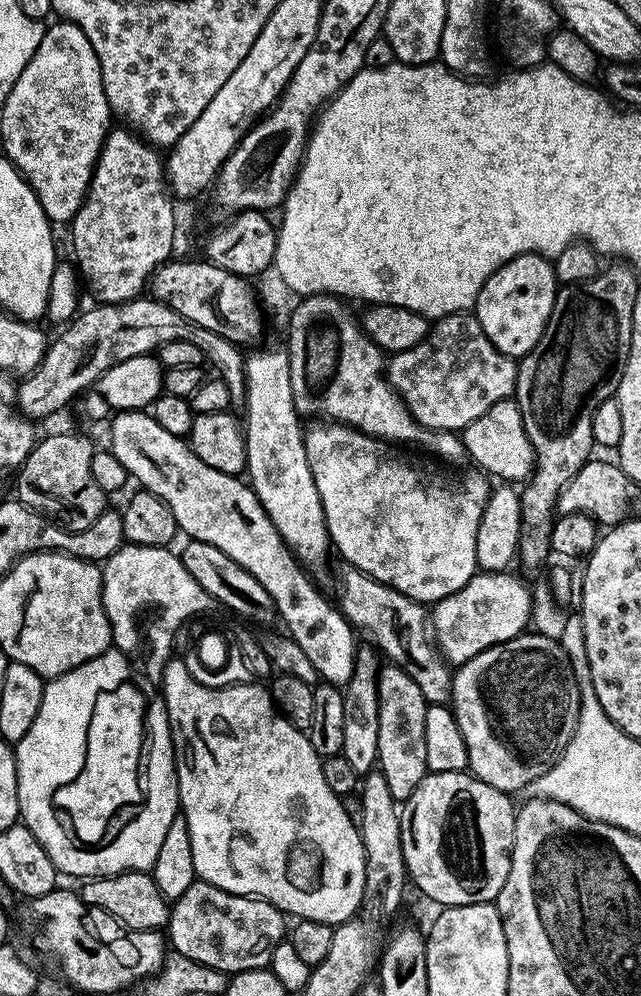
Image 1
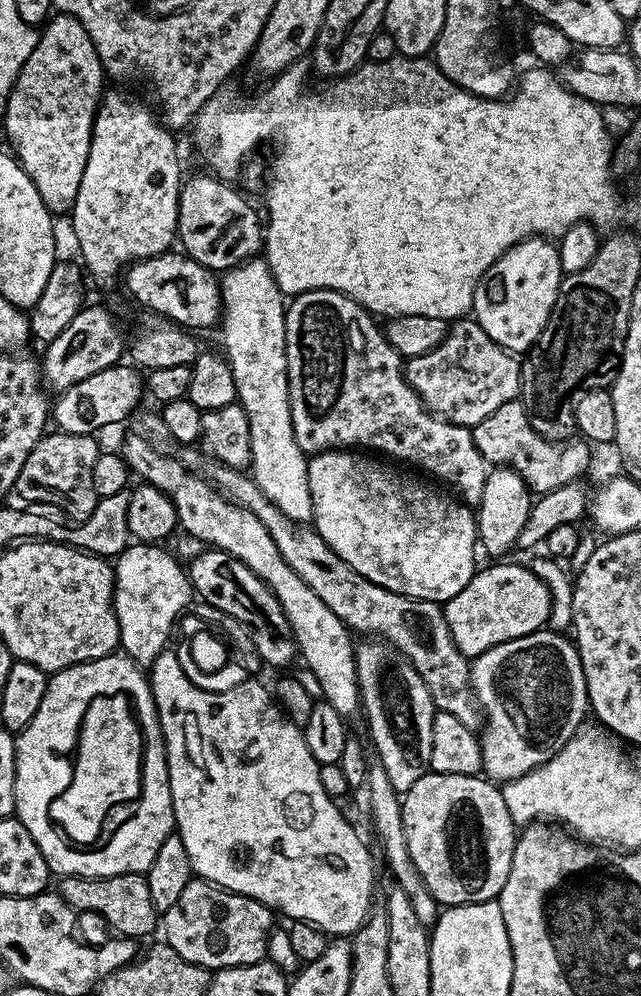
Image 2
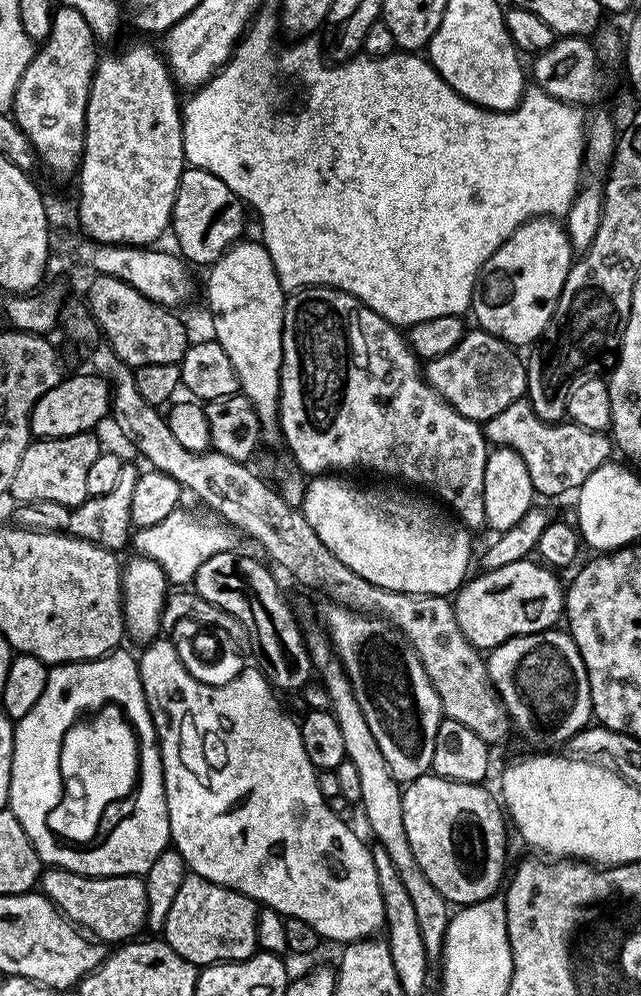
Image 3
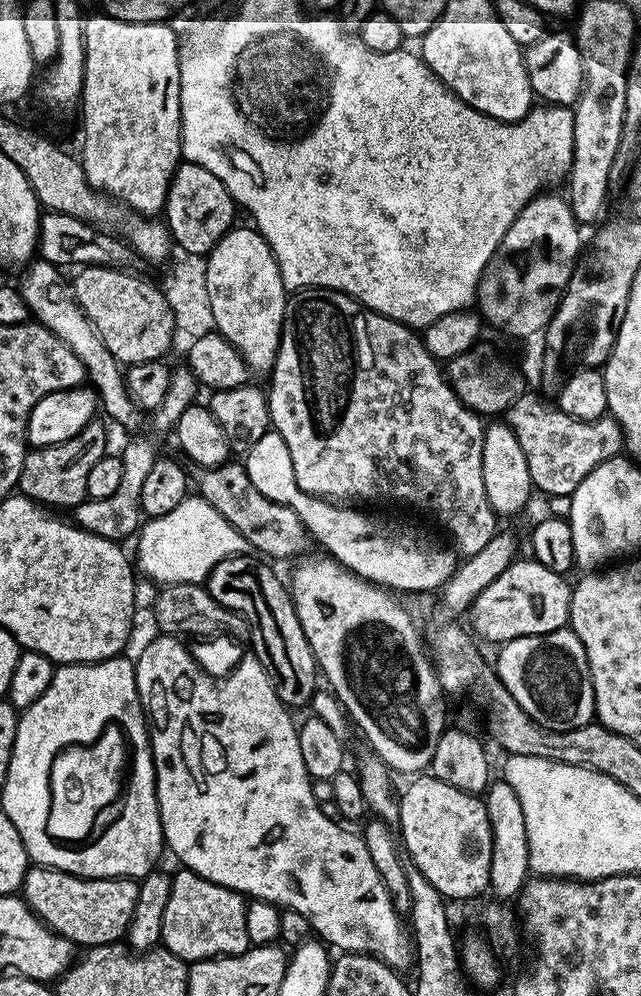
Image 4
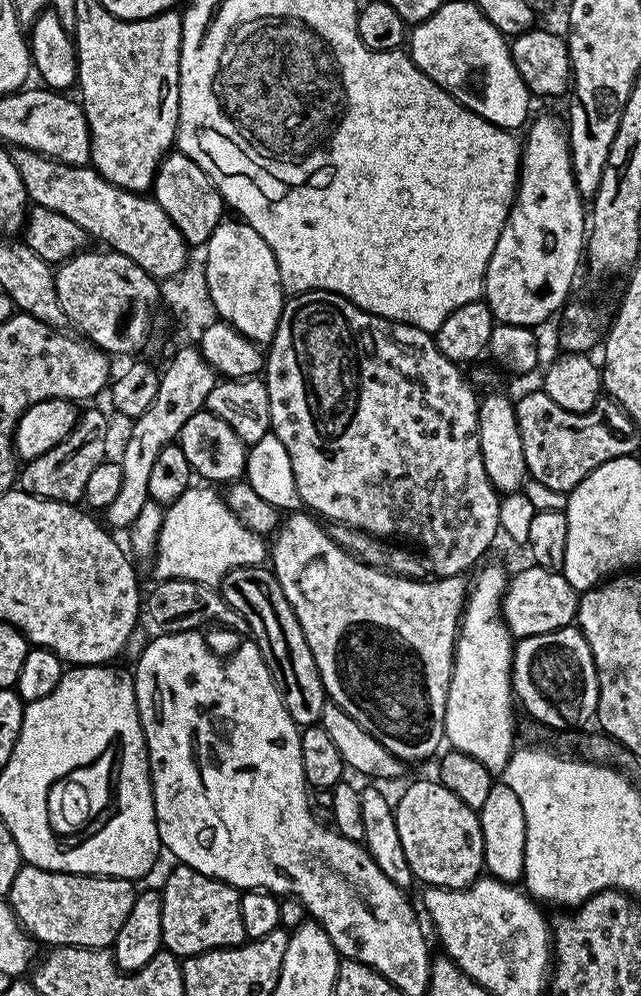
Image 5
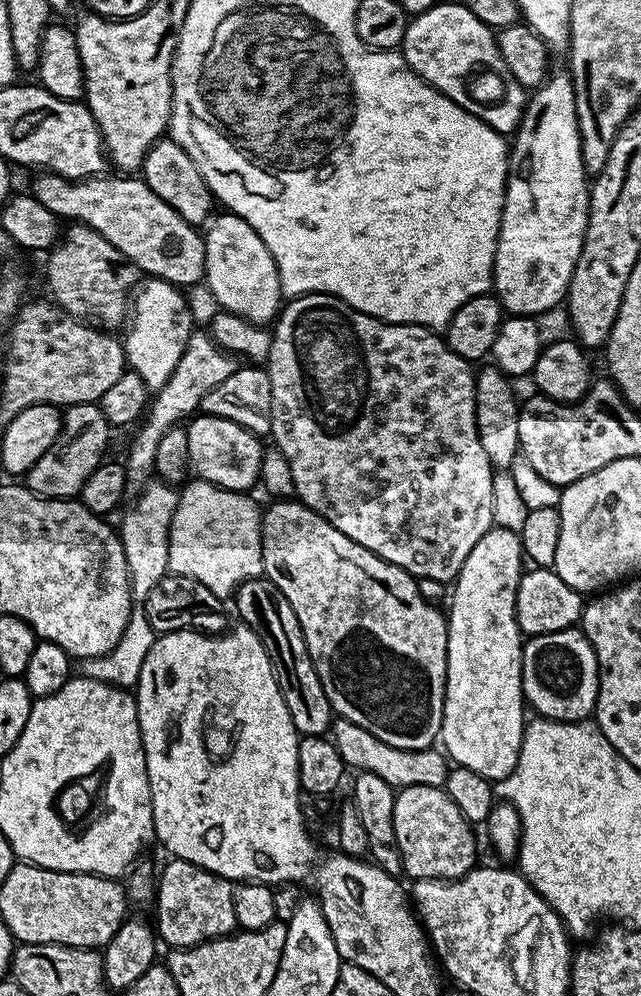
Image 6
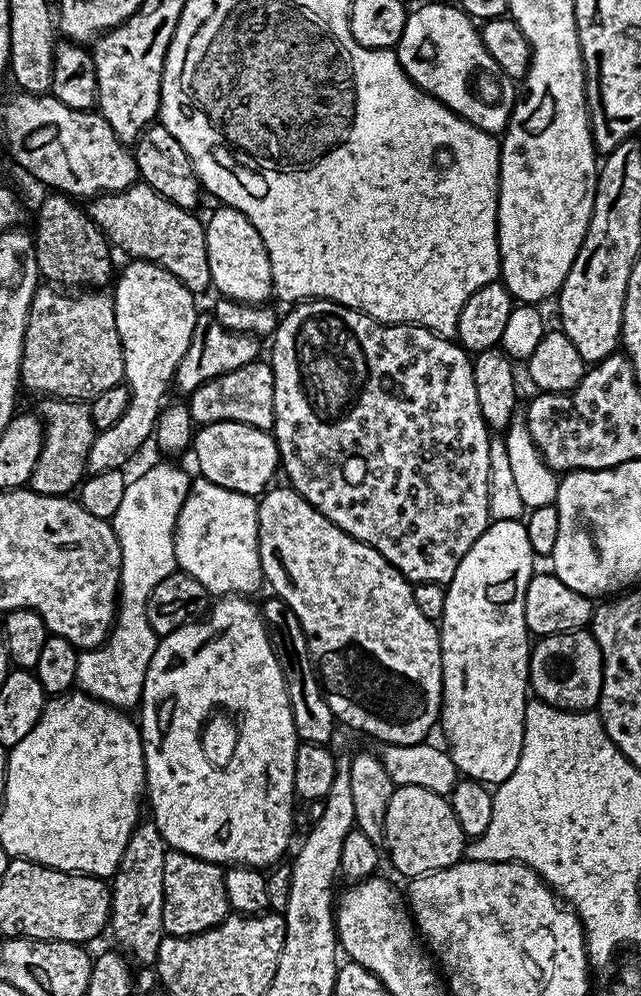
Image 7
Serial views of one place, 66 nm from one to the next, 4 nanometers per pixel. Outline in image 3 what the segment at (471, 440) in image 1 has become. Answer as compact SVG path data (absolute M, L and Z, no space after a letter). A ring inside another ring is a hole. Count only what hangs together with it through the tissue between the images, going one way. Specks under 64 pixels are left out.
M526 398L510 402L502 414L494 414L483 425L484 435L489 445L498 448L509 448L511 452L516 452L522 462L526 462L526 470L530 470L530 482L534 490L541 497L543 496L560 496L563 492L575 493L604 464L609 463L611 452L614 452L614 444L611 439L603 432L591 432L582 426L571 422L549 422L538 418L534 414L534 406Z

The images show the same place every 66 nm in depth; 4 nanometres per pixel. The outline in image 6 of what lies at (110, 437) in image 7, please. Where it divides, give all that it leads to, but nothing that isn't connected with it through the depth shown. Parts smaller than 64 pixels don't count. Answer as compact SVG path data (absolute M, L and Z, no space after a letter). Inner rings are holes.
M155 278L145 281L144 285L141 283L135 289L136 300L134 296L130 304L130 319L126 324L128 333L122 336L122 343L127 367L142 378L147 388L155 390L161 388L174 372L178 358L182 358L182 350L186 350L186 342L192 337L194 325L192 312L177 285Z

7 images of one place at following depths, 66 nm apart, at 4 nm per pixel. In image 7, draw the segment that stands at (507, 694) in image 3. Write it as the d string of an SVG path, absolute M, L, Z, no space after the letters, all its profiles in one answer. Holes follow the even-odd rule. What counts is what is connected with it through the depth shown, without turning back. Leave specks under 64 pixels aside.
M591 631L559 632L539 637L531 645L528 682L535 699L568 712L592 710L599 705L603 681L602 654Z

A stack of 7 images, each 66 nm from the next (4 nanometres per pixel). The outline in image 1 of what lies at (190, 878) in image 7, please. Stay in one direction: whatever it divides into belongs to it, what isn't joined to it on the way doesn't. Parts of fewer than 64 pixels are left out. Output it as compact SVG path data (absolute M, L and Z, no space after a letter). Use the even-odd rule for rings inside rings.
M198 878L192 883L190 890L186 890L186 894L182 894L182 898L171 905L166 940L172 952L182 954L202 966L210 966L225 974L249 972L271 965L272 951L286 940L284 920L286 921L285 913L279 912L268 900L255 896L239 896Z

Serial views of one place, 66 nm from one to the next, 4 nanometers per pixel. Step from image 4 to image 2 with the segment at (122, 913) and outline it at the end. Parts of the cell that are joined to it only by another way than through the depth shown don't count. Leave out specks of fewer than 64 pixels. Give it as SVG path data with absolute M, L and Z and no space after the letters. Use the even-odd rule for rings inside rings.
M143 873L106 877L63 877L58 887L59 895L75 911L100 914L117 932L127 939L140 940L158 928L158 913L152 905L147 877Z

